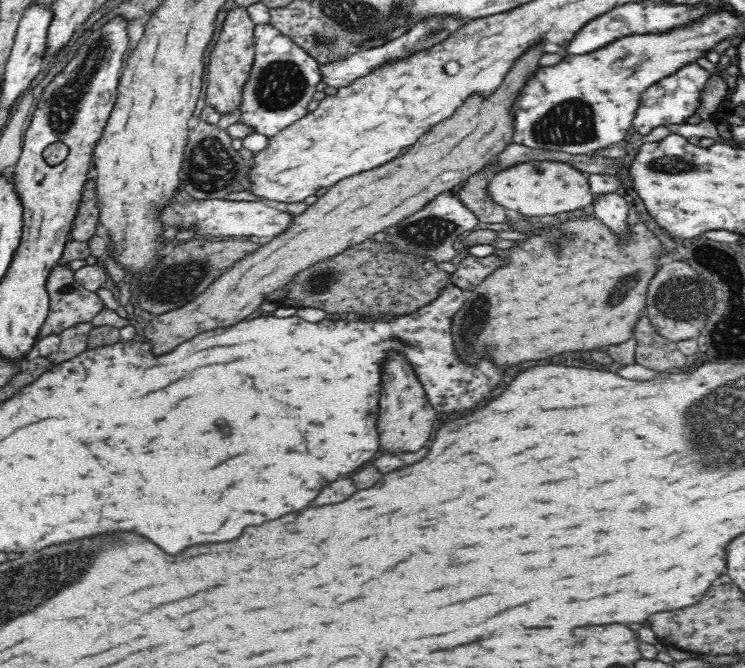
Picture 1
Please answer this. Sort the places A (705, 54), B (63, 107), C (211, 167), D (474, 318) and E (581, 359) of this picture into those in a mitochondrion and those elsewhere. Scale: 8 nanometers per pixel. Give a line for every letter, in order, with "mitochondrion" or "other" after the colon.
A: other
B: mitochondrion
C: mitochondrion
D: mitochondrion
E: other

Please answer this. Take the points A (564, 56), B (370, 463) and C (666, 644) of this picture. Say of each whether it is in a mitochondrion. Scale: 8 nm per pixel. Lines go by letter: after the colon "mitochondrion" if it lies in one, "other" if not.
A: other
B: other
C: other

